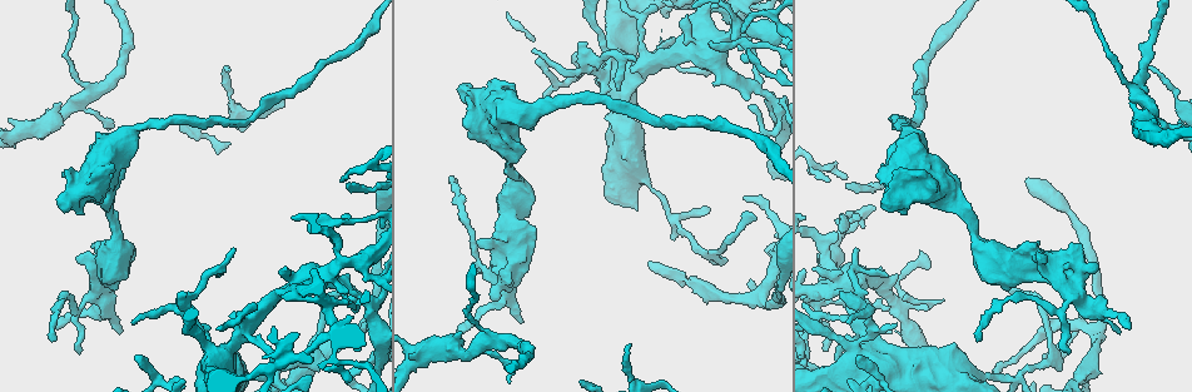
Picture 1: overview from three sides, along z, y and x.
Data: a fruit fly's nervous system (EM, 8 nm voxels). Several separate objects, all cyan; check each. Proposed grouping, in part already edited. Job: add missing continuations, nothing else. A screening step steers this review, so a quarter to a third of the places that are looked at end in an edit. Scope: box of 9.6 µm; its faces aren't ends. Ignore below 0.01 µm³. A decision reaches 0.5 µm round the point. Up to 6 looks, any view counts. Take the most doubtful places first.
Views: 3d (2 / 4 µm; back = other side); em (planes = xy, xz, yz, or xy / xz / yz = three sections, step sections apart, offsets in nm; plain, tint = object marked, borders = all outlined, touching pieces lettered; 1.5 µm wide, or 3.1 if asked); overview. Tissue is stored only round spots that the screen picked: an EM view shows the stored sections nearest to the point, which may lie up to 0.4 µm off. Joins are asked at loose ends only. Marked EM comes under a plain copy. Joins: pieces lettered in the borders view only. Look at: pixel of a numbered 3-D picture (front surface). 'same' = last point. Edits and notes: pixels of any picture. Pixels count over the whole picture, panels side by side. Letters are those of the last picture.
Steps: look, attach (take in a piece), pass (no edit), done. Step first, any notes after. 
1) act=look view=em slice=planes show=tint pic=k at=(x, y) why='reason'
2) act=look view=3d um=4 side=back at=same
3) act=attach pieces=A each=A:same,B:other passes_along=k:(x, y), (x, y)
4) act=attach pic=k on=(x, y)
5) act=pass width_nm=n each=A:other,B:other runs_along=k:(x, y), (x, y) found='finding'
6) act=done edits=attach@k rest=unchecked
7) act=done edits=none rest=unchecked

act=look view=3d um=4 pic=1 at=(450, 181) why='branch stops here'

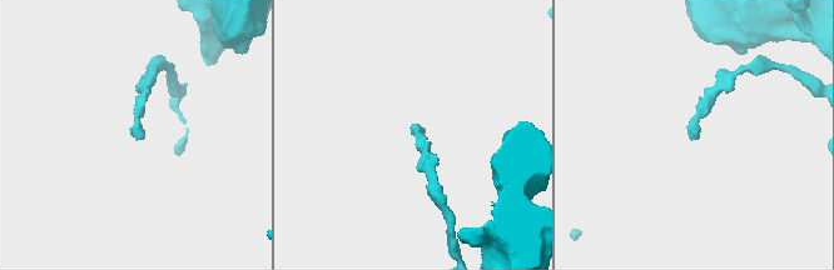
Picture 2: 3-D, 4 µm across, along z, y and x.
act=look view=em slice=xy step=8 show=tint pic=2 at=(692, 139) why='shape alone is not enough'

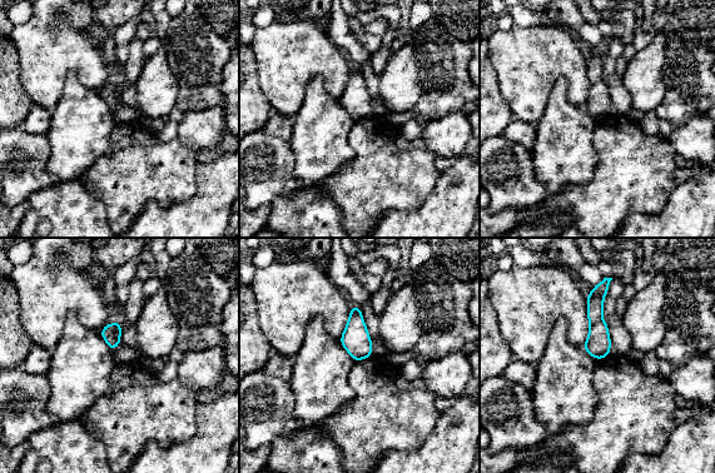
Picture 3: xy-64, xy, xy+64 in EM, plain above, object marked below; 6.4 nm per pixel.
act=look view=em slice=planes show=borders at=same why='cut it another way'

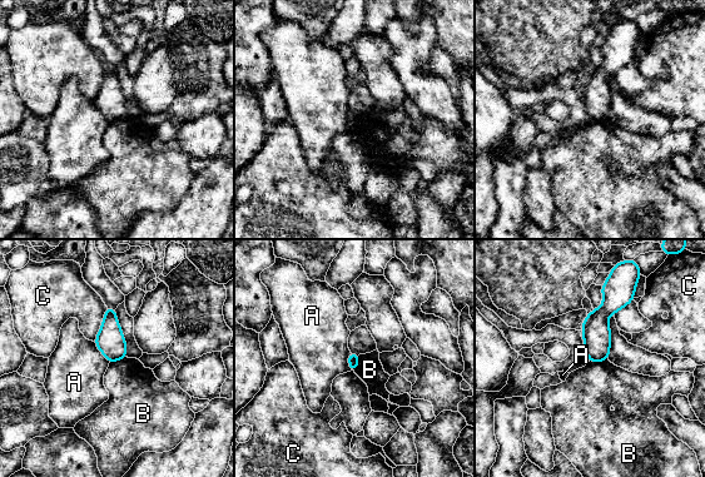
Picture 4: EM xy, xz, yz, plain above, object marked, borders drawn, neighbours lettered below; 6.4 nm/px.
act=pass each=A:other,B:other,C:other found='none of them fits'

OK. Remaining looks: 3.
act=look view=em slice=planes show=borders pic=1 at=(91, 177) why='thick end'

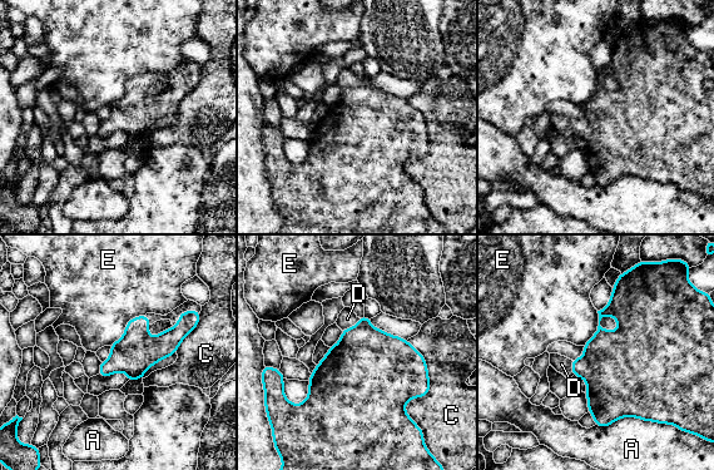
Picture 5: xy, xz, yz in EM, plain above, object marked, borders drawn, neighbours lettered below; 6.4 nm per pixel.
act=attach pieces=D each=A:other,C:other,D:same,E:other passes_along=5:(366, 364), (352, 327), (347, 318) found='the neuron continues'

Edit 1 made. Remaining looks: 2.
act=done edits=attach@5 rest=unchecked

